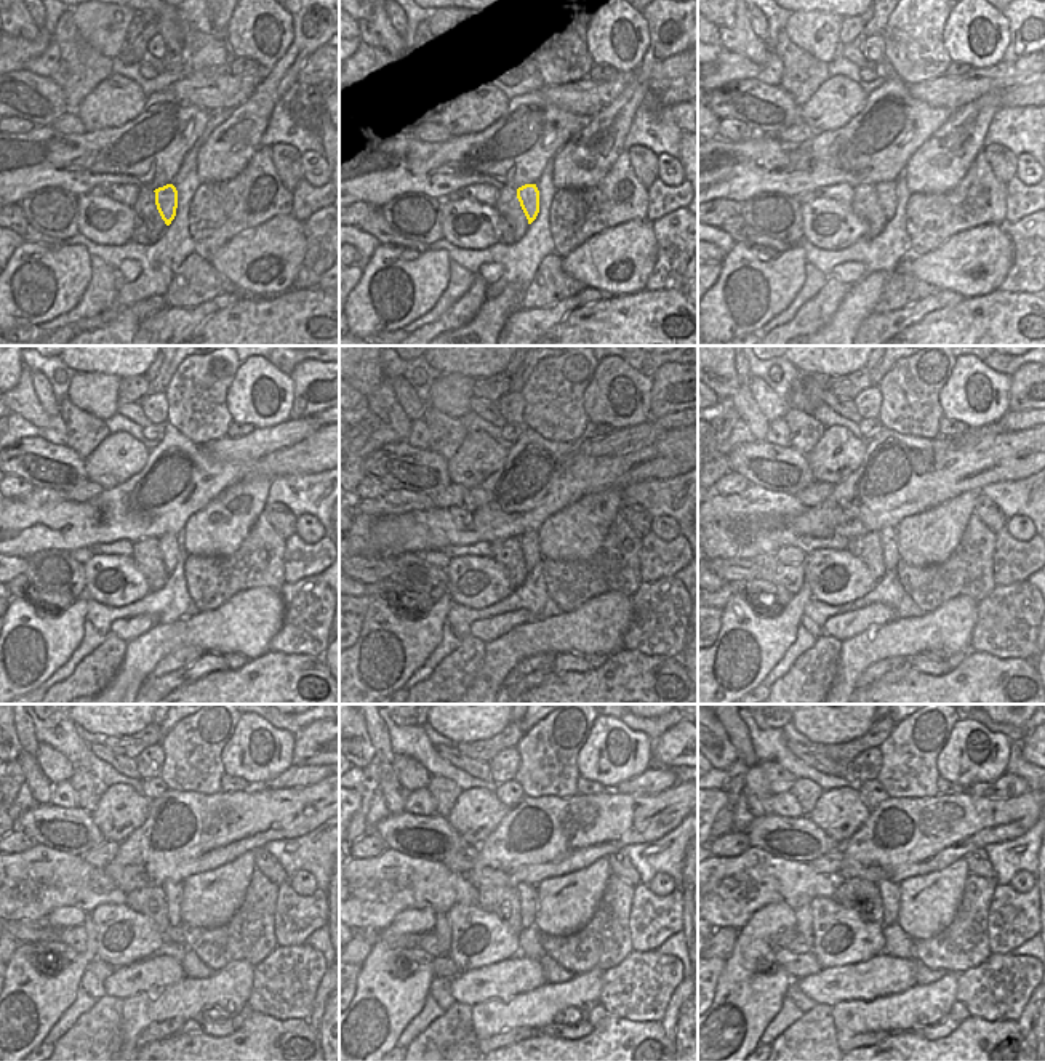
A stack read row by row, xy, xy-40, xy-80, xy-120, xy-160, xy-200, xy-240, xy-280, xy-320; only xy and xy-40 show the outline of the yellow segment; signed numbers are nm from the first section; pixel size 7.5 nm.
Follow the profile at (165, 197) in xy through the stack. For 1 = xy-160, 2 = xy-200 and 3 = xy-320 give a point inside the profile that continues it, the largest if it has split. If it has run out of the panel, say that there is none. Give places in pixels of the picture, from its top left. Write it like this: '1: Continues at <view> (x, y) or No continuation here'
1: Continues at xy-160 (530, 541)
2: Continues at xy-200 (888, 538)
3: Continues at xy-320 (888, 892)

